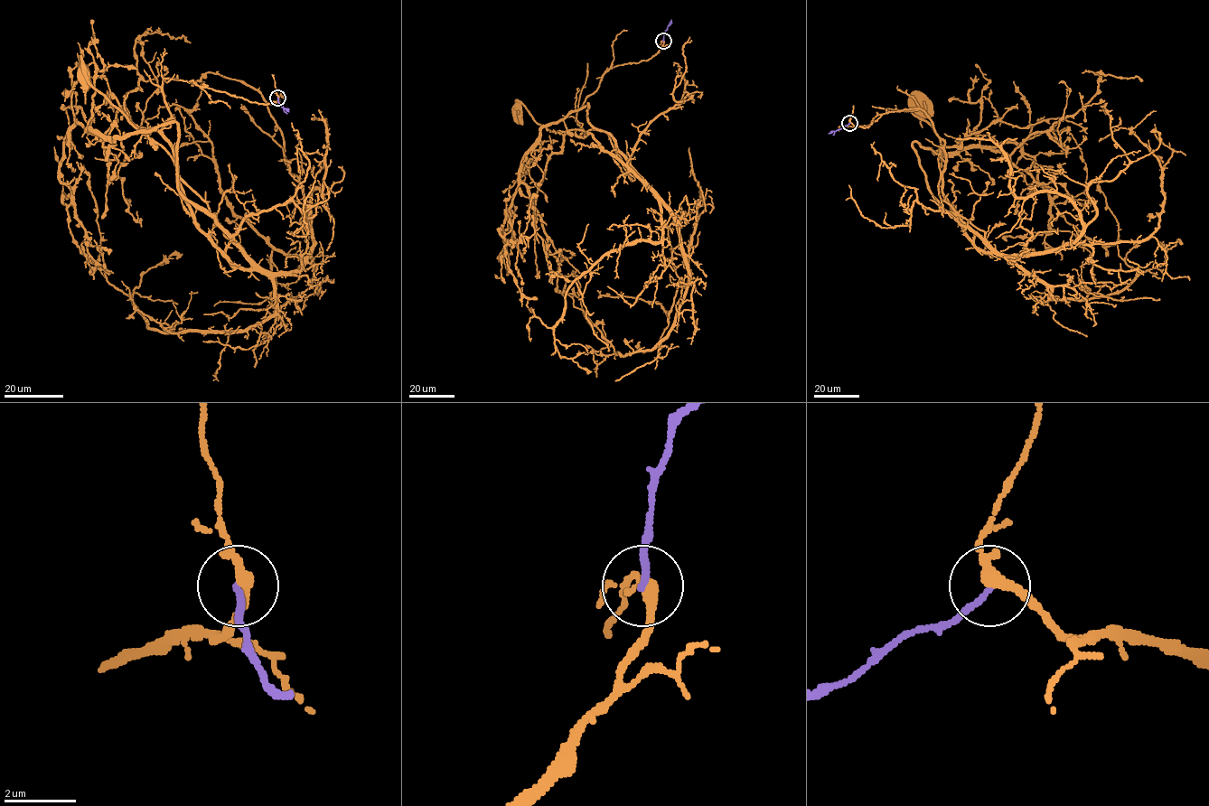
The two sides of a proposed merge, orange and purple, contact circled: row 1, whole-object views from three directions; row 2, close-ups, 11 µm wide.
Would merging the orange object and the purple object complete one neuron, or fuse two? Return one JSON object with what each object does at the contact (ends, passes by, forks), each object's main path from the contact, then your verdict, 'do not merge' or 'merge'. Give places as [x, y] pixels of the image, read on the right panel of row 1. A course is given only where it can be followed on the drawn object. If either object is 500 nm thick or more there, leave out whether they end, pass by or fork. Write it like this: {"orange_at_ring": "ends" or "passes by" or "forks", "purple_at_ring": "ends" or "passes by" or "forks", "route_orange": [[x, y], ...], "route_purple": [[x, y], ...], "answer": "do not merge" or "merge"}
{"orange_at_ring": "passes by", "purple_at_ring": "ends", "route_orange": [[849, 123], [867, 127], [876, 115], [920, 108], [944, 142], [941, 172], [939, 136], [911, 112], [919, 106]], "route_purple": [[849, 123], [829, 133]], "answer": "do not merge"}

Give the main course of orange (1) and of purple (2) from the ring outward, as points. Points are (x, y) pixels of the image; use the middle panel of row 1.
1: (663, 41), (650, 59), (605, 71), (576, 114), (576, 135), (584, 136), (548, 130), (521, 102), (517, 110)
2: (663, 41), (671, 20)

